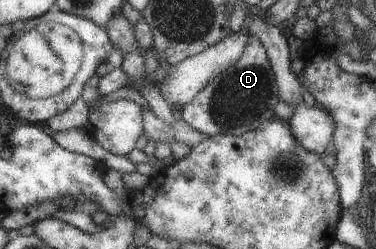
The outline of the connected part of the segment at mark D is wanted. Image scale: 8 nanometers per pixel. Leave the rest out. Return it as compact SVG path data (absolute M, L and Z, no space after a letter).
M250 35L241 57L214 77L191 103L182 108L181 119L207 137L217 134L240 136L276 117L275 107L279 101L277 80L265 46L257 36Z

